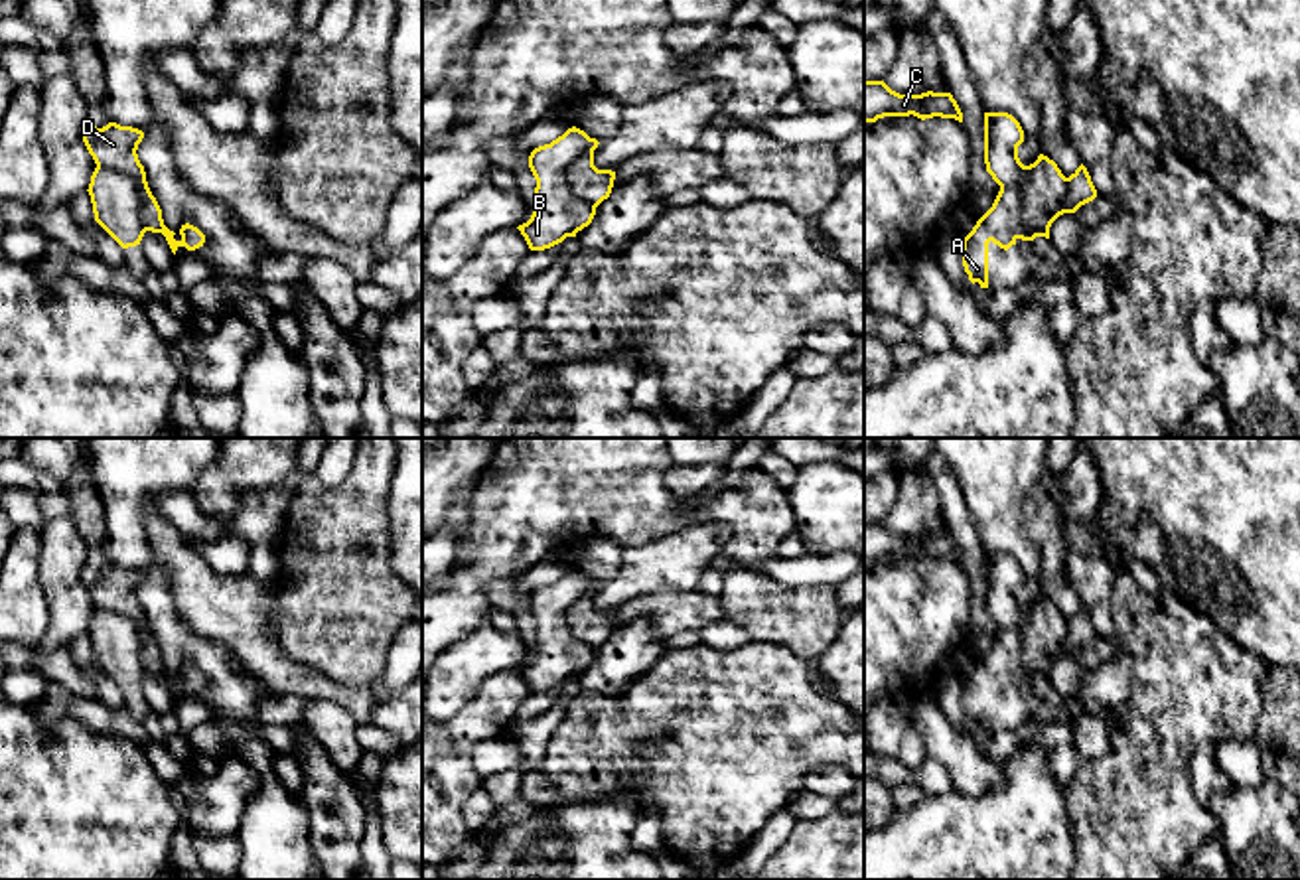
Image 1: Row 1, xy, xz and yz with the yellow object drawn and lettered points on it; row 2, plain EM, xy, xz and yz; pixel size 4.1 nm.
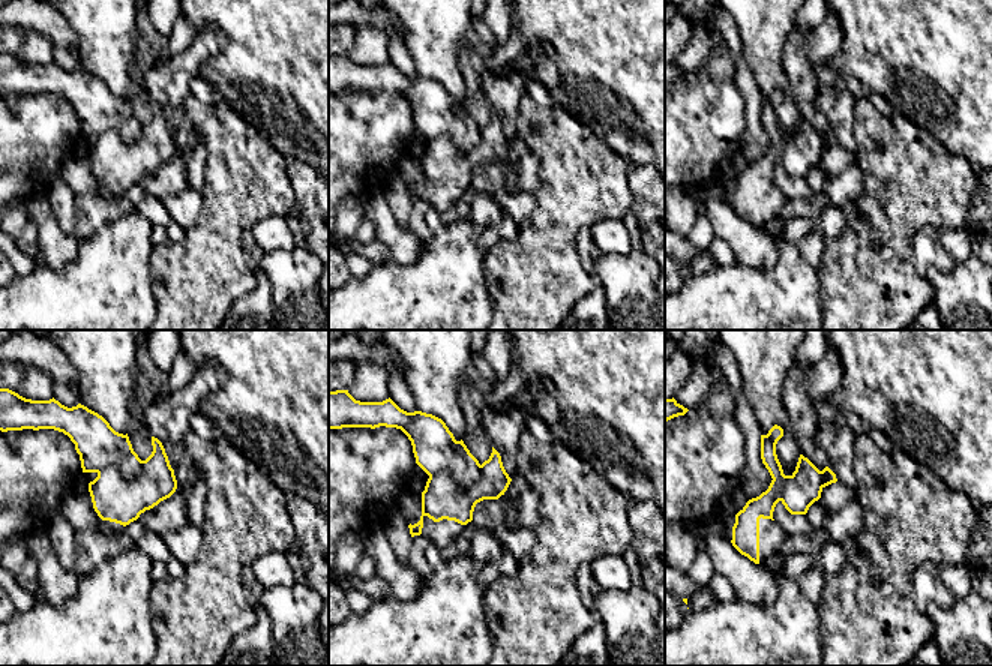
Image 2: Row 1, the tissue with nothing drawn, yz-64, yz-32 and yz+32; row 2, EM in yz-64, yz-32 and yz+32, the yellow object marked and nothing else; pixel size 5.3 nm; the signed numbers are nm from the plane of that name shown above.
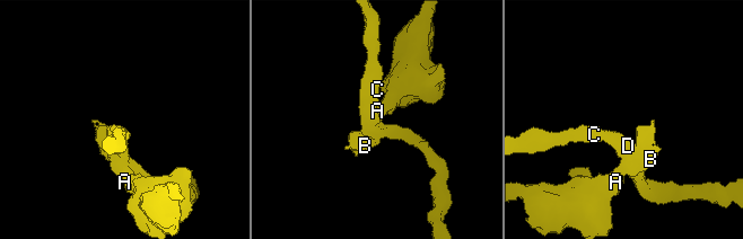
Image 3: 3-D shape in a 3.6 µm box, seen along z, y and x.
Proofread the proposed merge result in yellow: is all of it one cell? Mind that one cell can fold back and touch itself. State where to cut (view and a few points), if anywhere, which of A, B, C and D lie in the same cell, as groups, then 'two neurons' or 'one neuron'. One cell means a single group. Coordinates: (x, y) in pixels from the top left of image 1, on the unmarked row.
cut in xy along (97, 606), (133, 622), (146, 671); A B / C D; two neurons

